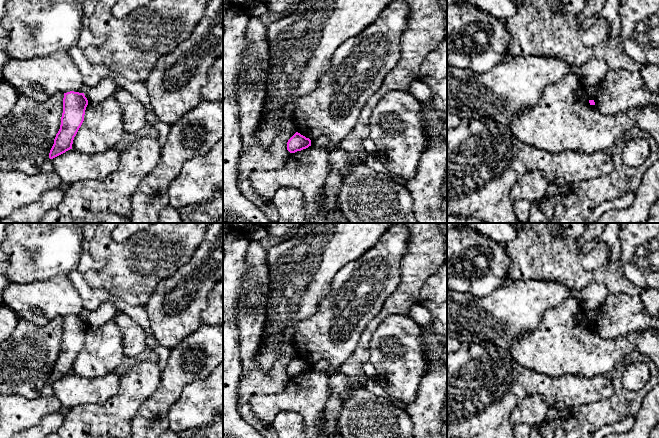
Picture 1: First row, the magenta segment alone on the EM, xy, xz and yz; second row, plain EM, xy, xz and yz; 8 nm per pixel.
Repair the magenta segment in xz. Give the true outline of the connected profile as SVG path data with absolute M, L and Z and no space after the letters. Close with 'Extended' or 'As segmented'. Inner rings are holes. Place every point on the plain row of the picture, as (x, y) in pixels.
M296 356L287 366L287 374L295 377L311 370L311 364Z. As segmented

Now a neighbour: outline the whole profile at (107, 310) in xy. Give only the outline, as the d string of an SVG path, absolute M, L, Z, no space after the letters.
M110 300L101 303L95 310L85 311L84 319L88 325L100 326L114 319L118 312L117 306Z

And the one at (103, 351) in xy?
M114 319L100 326L88 325L84 345L74 361L72 372L86 378L105 376L114 372L125 358L120 329Z

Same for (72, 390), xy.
M72 372L53 382L52 387L61 406L68 409L89 403L105 404L118 393L120 375L111 372L105 376L86 378Z

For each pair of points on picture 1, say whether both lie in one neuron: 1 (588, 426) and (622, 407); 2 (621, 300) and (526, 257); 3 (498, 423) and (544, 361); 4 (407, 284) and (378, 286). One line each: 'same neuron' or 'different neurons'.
1: same neuron
2: different neurons
3: different neurons
4: different neurons

